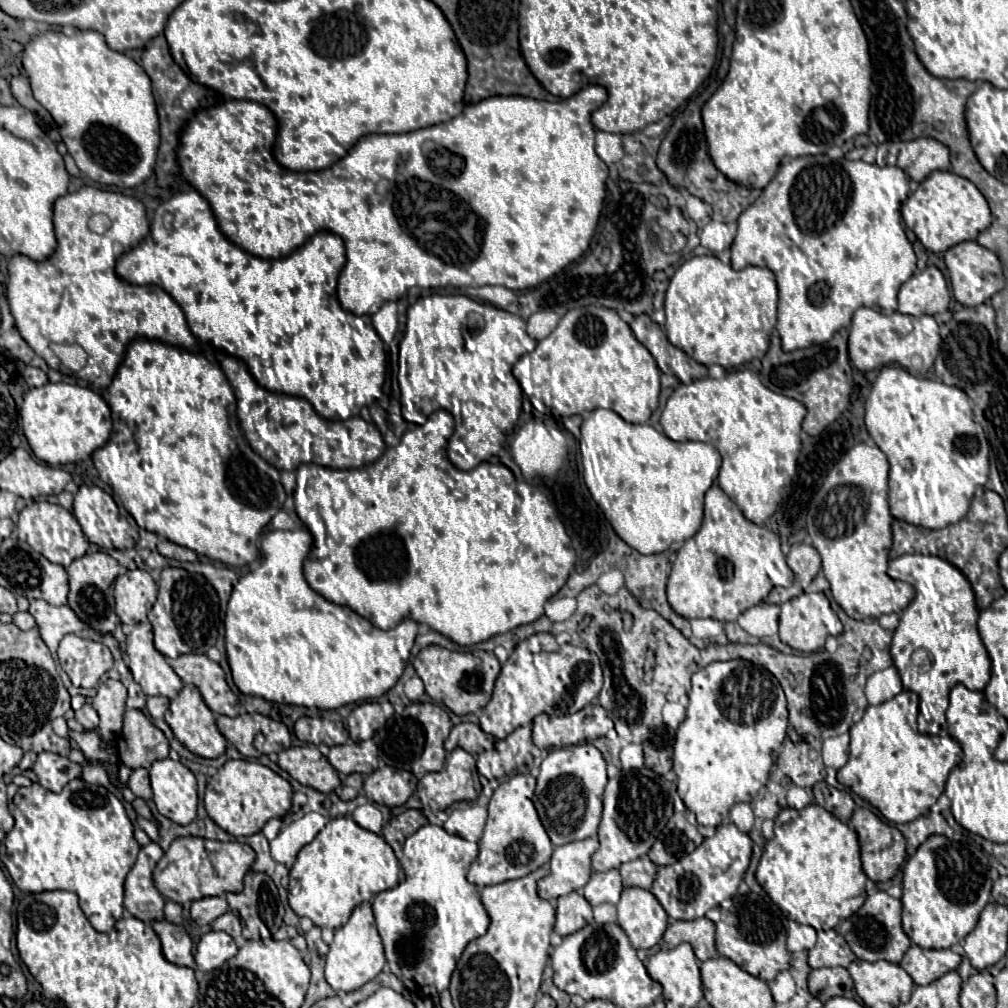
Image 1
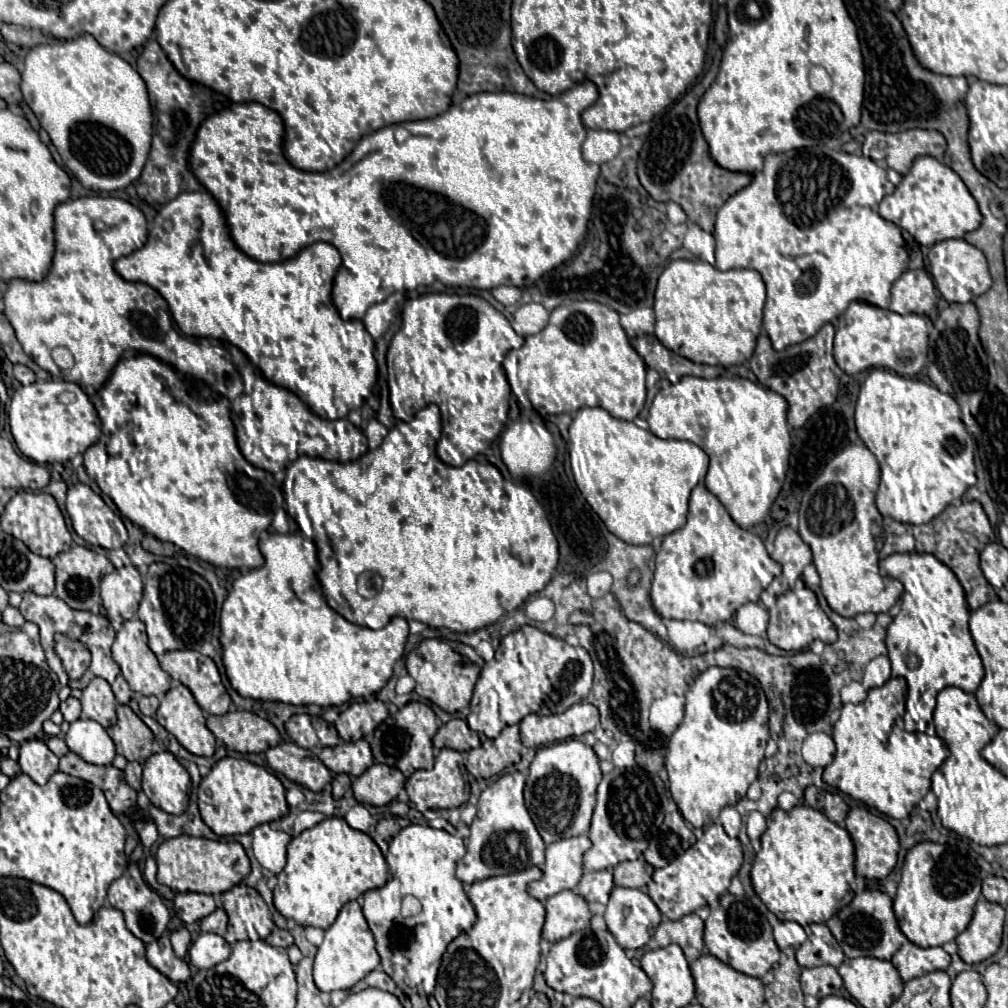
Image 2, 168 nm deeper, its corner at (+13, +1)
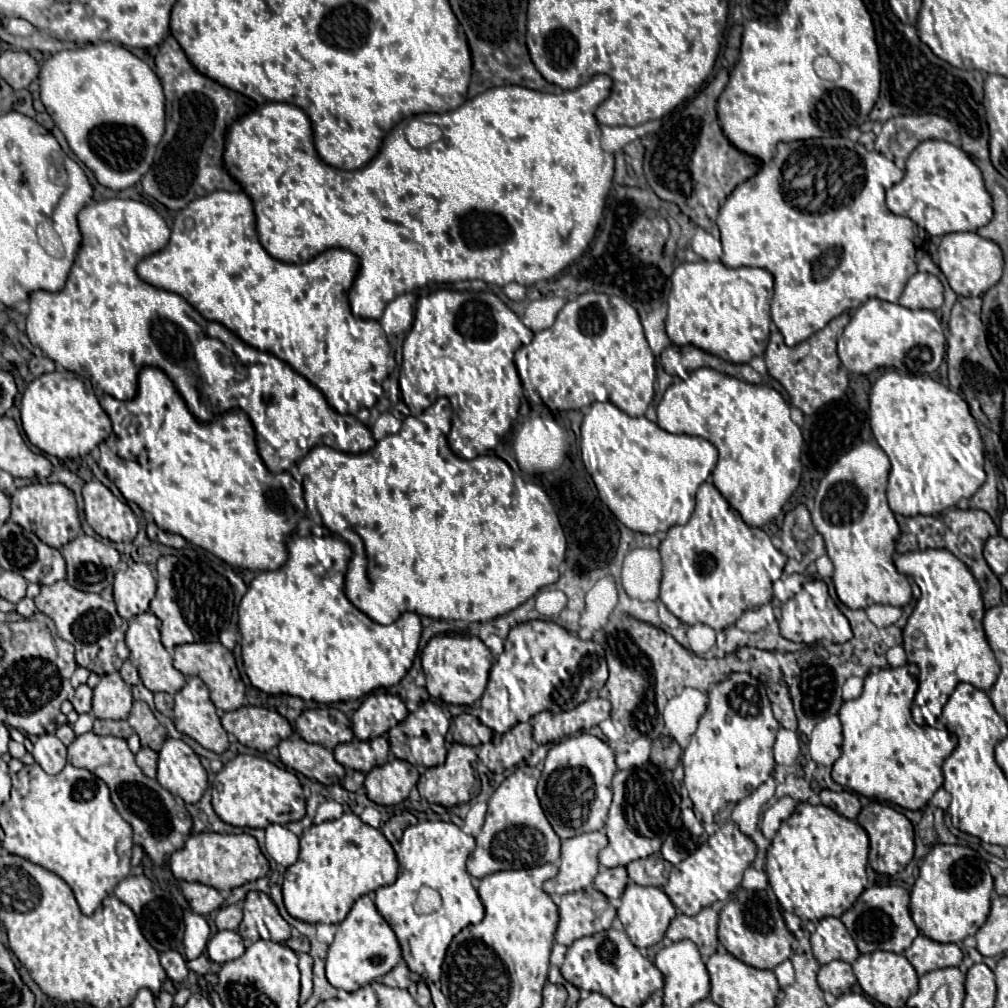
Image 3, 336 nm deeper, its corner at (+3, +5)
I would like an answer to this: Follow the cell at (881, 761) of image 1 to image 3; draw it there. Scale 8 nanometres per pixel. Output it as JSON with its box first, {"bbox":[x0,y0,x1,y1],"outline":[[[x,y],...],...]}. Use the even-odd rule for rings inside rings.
{"bbox":[832,667,958,809],"outline":[[[886,667],[868,673],[862,695],[846,701],[838,717],[844,727],[842,755],[832,767],[832,779],[864,797],[874,797],[904,809],[922,809],[936,789],[942,787],[942,763],[958,745],[956,735],[934,727],[920,727],[910,715],[910,705],[918,689],[918,667]]]}

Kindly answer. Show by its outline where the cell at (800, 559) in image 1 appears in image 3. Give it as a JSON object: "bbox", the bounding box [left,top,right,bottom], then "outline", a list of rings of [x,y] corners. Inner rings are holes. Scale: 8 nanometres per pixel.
{"bbox":[780,503,824,575],"outline":[[[802,503],[786,513],[780,539],[780,551],[788,557],[788,563],[784,567],[786,575],[804,573],[812,561],[824,555],[824,539],[814,529],[810,511]]]}

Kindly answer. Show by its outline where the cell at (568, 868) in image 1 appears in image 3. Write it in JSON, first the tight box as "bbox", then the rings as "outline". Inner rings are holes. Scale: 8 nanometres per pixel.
{"bbox":[544,831,608,895],"outline":[[[602,831],[582,833],[562,841],[562,863],[554,879],[544,883],[548,895],[564,895],[592,885],[598,873],[598,851],[608,845]]]}

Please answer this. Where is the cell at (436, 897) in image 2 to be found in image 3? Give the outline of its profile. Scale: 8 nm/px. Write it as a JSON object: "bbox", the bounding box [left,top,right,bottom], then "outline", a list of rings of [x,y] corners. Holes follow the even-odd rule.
{"bbox":[374,821,484,985],"outline":[[[424,821],[404,831],[400,847],[398,879],[392,885],[380,887],[374,903],[394,929],[410,971],[418,973],[430,985],[440,979],[442,961],[454,935],[484,917],[484,905],[466,871],[466,859],[474,851],[474,837],[466,835],[454,823]]]}

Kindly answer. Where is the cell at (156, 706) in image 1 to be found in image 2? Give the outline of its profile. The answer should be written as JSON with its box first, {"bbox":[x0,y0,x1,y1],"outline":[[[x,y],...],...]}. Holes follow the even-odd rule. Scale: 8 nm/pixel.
{"bbox":[138,697,160,715],"outline":[[[140,697],[140,699],[138,699],[138,705],[140,705],[140,711],[142,711],[144,715],[154,715],[160,703],[158,703],[156,697]]]}

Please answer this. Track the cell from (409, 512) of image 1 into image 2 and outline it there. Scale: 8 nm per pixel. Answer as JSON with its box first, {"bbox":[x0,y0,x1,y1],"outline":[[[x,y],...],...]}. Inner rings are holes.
{"bbox":[282,404,558,633],"outline":[[[430,404],[417,412],[410,423],[398,421],[380,447],[356,461],[336,463],[298,457],[286,470],[282,483],[286,513],[298,523],[302,535],[316,543],[322,595],[350,623],[382,629],[390,617],[398,615],[430,627],[472,633],[496,623],[504,611],[518,609],[552,579],[558,563],[558,541],[531,490],[512,483],[516,499],[510,499],[504,491],[504,477],[490,463],[470,461],[462,467],[444,465],[435,450],[441,433],[439,408]],[[364,571],[374,571],[384,579],[384,605],[378,605],[376,597],[364,599],[358,595],[356,579]]]}

